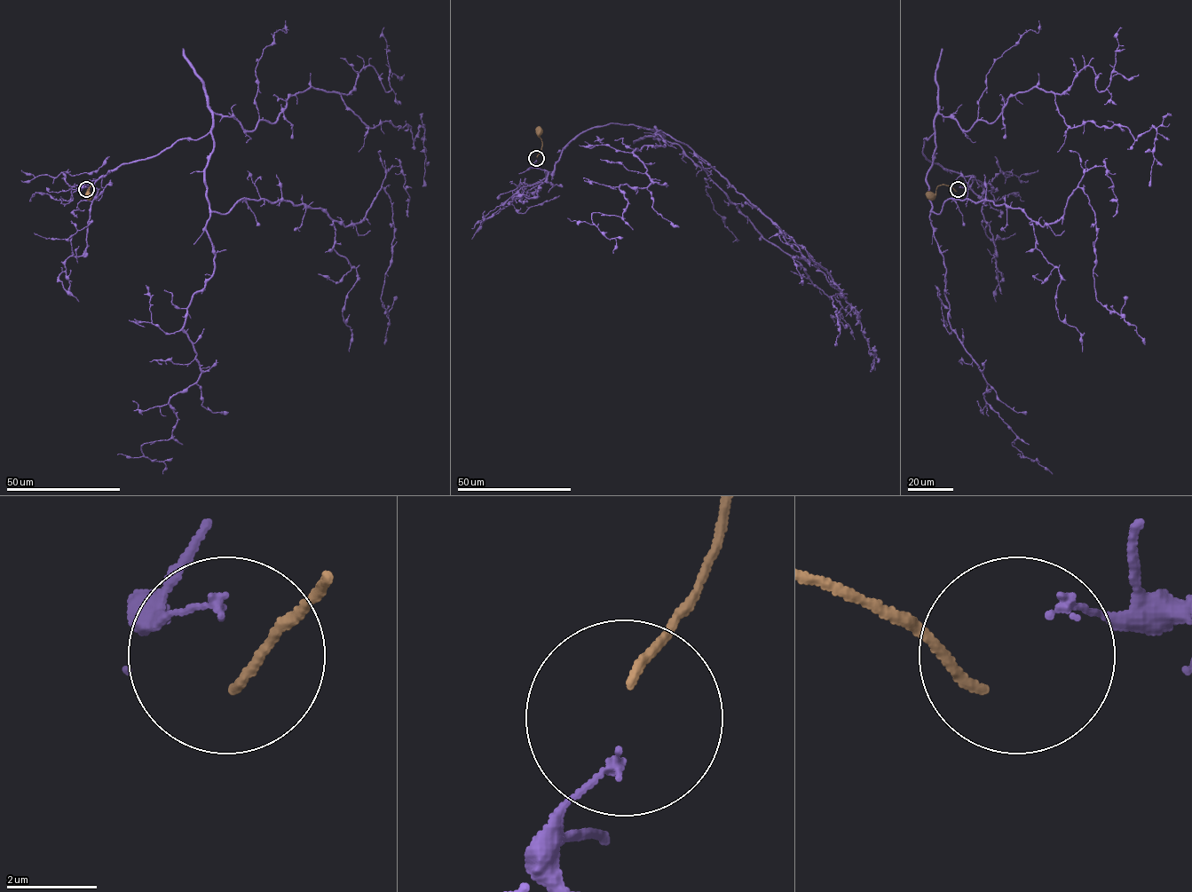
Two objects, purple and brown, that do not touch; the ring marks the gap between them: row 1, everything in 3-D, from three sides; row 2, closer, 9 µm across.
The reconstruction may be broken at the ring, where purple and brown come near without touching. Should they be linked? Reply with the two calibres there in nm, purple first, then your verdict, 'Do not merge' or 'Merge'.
Thickness 170 nm (purple) against 200 nm. Do not merge

